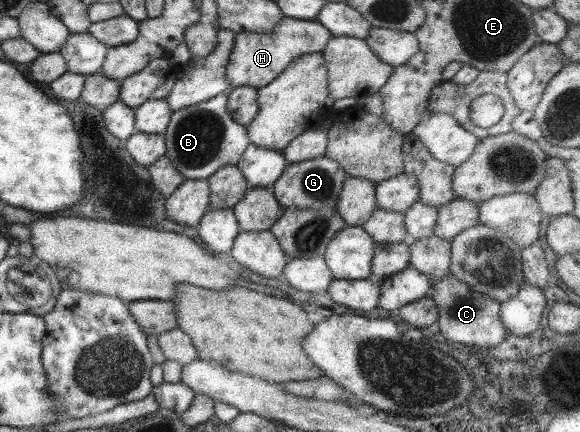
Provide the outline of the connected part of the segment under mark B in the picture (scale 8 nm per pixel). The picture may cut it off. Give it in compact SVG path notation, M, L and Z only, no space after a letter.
M224 91L210 99L172 112L163 136L165 137L164 157L167 157L178 173L185 179L207 179L218 168L235 166L249 144L246 128L227 113L227 95Z

